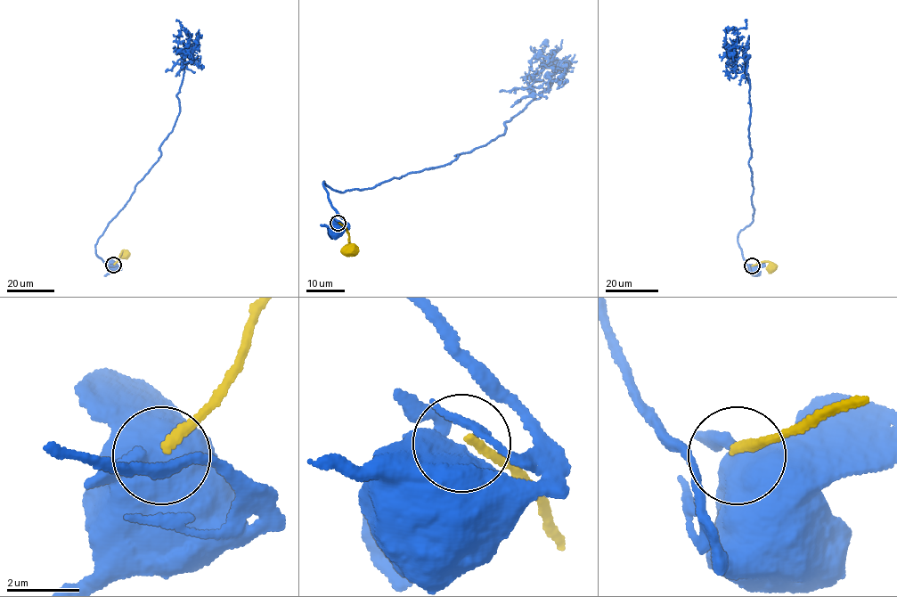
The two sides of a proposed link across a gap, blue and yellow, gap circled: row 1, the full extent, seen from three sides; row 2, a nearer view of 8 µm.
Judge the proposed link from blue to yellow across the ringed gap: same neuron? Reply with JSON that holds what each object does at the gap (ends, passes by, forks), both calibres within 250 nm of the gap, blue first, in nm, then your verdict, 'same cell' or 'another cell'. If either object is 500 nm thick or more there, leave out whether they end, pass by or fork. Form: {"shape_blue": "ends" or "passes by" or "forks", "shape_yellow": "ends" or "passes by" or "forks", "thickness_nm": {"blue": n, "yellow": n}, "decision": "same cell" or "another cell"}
{"thickness_nm": {"blue": 950, "yellow": 240}, "decision": "another cell"}

